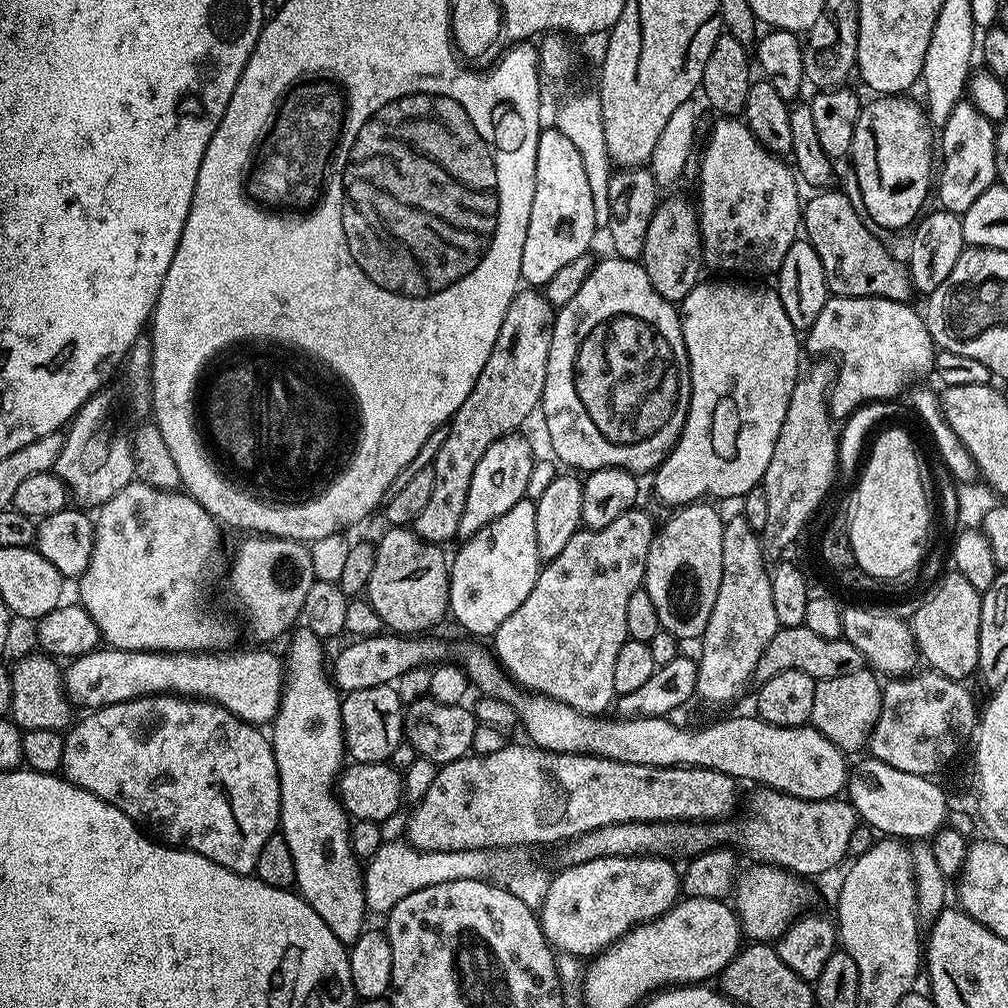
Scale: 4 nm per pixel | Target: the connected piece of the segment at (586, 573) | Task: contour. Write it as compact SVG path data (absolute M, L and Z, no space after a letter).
M636 511L623 512L610 522L610 526L602 526L602 530L597 532L575 532L570 542L566 542L562 554L541 569L526 602L522 602L522 606L518 606L518 610L514 610L514 614L510 614L510 618L506 618L494 633L496 658L525 689L554 698L585 714L607 713L608 703L617 695L614 690L614 661L618 659L618 650L622 650L628 640L626 606L630 594L643 585L654 535L651 518Z

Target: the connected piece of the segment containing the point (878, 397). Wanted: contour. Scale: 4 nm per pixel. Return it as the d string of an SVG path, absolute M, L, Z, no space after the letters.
M835 294L829 295L826 306L822 306L822 314L818 314L818 318L814 322L812 328L806 332L806 348L812 352L826 352L831 349L837 352L839 362L848 360L848 372L852 372L852 376L856 376L856 384L860 384L860 372L864 372L864 396L868 396L871 401L891 401L893 398L899 397L898 394L907 386L911 380L916 380L919 376L924 376L927 372L933 371L936 362L937 349L932 343L932 336L928 333L928 325L925 317L920 316L911 308L911 303L901 302L899 300L887 300L885 296L838 296Z

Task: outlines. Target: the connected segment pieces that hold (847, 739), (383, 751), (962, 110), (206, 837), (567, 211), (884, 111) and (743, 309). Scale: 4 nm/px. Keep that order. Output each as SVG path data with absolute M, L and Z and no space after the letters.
M872 670L847 672L838 678L819 681L814 690L811 727L817 728L834 747L845 754L858 751L863 744L865 747L878 722L882 703L882 684L876 679L877 673Z
M392 684L356 688L343 697L344 747L358 764L383 764L391 761L394 750L406 736L406 708Z
M959 102L954 106L938 136L938 156L944 161L938 164L938 183L934 192L940 195L938 204L941 209L962 214L974 206L974 201L991 184L997 183L994 166L995 137L993 121L986 119L971 102Z
M153 694L136 696L126 702L108 704L105 708L89 711L85 720L80 720L67 729L64 737L64 753L62 754L62 776L75 788L94 794L99 800L105 800L110 806L121 808L145 833L151 834L157 841L165 845L197 852L210 858L215 864L221 864L226 870L237 872L243 876L255 873L258 854L262 854L262 846L271 836L277 835L280 826L280 779L278 766L272 753L272 742L264 736L255 724L248 724L223 705L213 703L205 698L193 698L185 694Z
M555 126L543 129L538 138L536 151L536 189L534 202L530 206L530 226L526 226L526 246L522 246L522 266L520 278L528 286L547 286L550 278L562 270L569 262L574 262L582 253L593 246L592 235L598 232L594 218L594 202L597 197L590 190L590 182L586 179L586 170L582 166L582 154L572 145L570 138L562 134Z
M904 94L877 95L861 107L854 130L850 161L856 173L858 200L877 229L904 228L913 219L912 224L921 215L920 207L934 184L934 128L927 111L908 98Z
M740 278L724 279L728 280L697 284L682 302L680 325L688 351L692 397L679 440L654 472L657 496L668 504L678 504L676 506L686 506L706 496L742 498L763 481L780 437L782 422L786 422L790 394L794 394L796 381L802 375L802 340L796 337L798 330L790 318L786 318L779 291L764 284L743 284Z

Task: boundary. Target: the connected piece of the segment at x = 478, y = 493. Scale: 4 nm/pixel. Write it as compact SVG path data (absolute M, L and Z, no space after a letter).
M524 434L504 436L486 454L482 454L482 462L478 462L478 470L474 470L474 479L470 481L470 494L466 498L466 510L462 514L462 522L458 526L458 537L467 538L478 530L482 530L491 520L497 520L506 510L525 499L528 483L532 480L532 444Z

